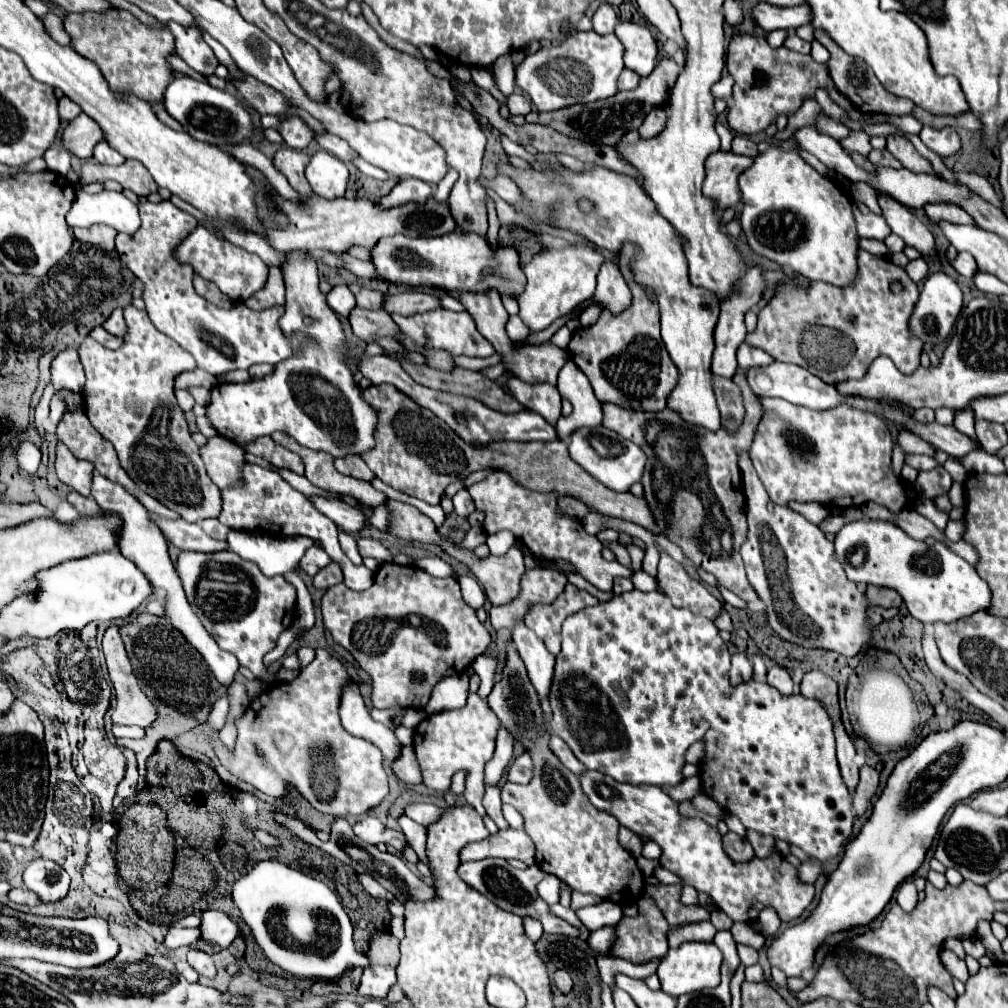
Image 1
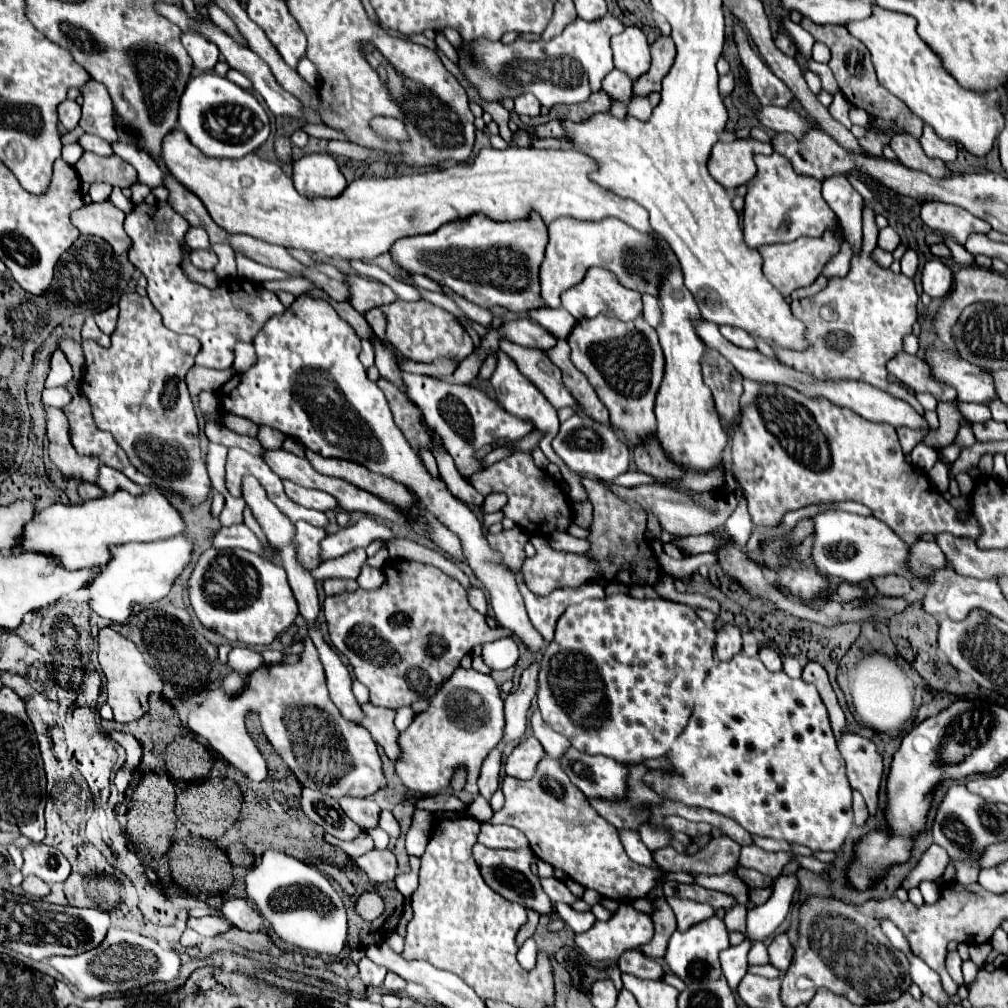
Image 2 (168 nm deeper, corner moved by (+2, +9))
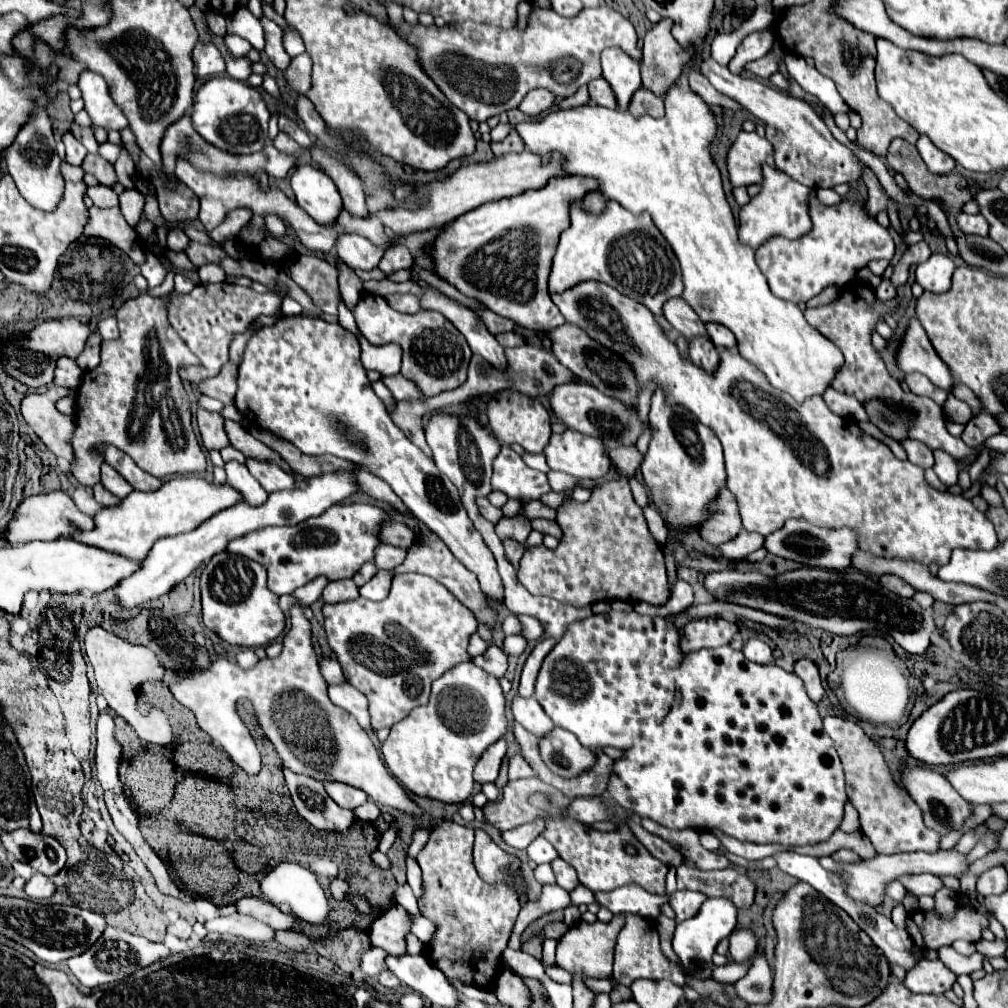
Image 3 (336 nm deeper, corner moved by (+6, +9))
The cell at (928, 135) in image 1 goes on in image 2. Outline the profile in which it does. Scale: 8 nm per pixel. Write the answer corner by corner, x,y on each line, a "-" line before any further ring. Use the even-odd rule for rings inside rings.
924,125
924,133
920,137
920,145
924,149
924,153
928,157
934,157
934,159
942,159
944,163
950,163
956,159
956,145
952,141
944,141
940,139
934,129
930,129
928,125

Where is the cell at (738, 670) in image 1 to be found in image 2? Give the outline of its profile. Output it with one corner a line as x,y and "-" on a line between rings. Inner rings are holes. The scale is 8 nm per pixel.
724,625
722,629
716,631
716,641
714,641
716,659
728,661
740,651
742,651
742,639
740,639
740,629
738,627

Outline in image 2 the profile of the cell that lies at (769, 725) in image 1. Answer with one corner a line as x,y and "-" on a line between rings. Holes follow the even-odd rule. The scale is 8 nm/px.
738,653
730,661
720,661
714,669
710,669
706,681
702,685
694,687
694,689
696,689
694,699
686,701
692,707
690,721
688,721
686,729
682,729
682,733
668,745
668,749
664,753
664,759
668,759
670,767
668,769
650,769
644,775
644,783
652,791
662,795
664,799
680,801
688,807
710,809
714,813
730,817
752,835
772,837
772,839
780,839
780,841
788,841
788,843
806,845
812,851
840,851
840,847
842,847
842,843
844,843
844,839
846,839
846,835
852,827
852,787
850,787
848,777
846,777
846,763
842,761
842,755
838,753
836,739
834,739
834,733
830,729
826,707
824,707
818,691
814,689
814,685
810,685
802,679
792,679
784,671
770,673
758,657
748,657
744,653

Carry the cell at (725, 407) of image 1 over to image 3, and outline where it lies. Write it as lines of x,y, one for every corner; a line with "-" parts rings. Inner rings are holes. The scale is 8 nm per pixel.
704,337
690,341
690,359
694,361
694,365
702,367
706,373
714,373
720,365
720,353
718,349
712,345
712,341
706,341

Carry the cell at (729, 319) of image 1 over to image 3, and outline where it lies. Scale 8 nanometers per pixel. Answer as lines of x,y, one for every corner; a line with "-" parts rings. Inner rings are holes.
812,193
810,201
810,217
814,227
806,237
796,241
772,237
772,241
766,241
756,251
756,261
766,275
772,293
792,303
806,303
826,285
848,285
854,279
854,273
866,267
868,261
886,257
892,259
896,249
888,229
880,227
878,221
868,215
866,200
857,202
852,198
844,198
840,205
826,207

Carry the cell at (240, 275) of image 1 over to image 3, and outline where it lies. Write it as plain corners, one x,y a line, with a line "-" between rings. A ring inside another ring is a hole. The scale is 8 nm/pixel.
170,229
168,247
172,251
184,251
188,247
188,243
190,243
190,239
188,239
188,235
182,229

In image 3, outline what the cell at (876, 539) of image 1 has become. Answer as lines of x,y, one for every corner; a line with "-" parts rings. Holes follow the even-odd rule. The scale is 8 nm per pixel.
790,519
786,525
774,533
770,533
764,541
768,553
774,553
784,559
798,561
806,567
822,567
822,569
848,569
852,567
852,557
860,549
858,547
858,533
850,527
836,527
826,529
808,523
806,519

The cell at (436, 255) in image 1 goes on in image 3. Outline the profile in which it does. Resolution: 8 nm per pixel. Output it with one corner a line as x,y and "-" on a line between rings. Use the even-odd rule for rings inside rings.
570,175
570,177
550,179
550,183
544,189
526,191
518,197
508,197
502,201
486,203
486,205
480,205
478,209
472,209
456,217
452,223
440,229
434,243
430,245
428,255
434,261
436,275
448,281
450,285
454,285
466,297
480,301
490,311
512,319
522,329
532,329
532,331
538,329
538,333
546,333
550,329
560,327
564,323
564,317
560,315
558,307
552,303
550,293
548,293
550,261
558,245
558,233
566,229
572,203
596,187
598,185
594,185
594,181
586,177

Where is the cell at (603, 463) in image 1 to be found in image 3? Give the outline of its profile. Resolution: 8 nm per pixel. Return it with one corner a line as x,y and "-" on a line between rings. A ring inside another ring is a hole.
566,429
560,435
552,433
544,455
550,469
564,471
576,479
602,479
612,467
604,441
574,429

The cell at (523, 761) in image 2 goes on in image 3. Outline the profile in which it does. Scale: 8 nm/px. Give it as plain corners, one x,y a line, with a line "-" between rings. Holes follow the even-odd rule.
516,753
508,761
508,779
524,779
524,777
534,777
534,769
528,765
522,753

